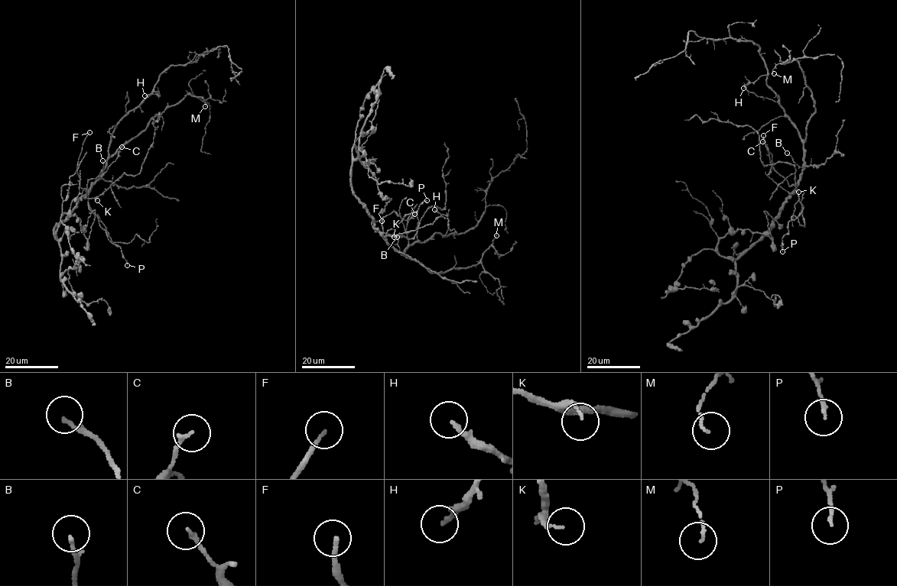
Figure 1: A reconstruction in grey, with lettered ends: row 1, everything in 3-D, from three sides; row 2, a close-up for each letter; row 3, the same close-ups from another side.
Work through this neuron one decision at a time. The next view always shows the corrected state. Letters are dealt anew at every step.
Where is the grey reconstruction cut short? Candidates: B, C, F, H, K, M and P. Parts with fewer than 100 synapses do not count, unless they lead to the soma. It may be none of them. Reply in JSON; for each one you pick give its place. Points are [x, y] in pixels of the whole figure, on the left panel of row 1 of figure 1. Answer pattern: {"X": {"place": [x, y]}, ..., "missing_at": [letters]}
{"F": {"place": [89, 132]}, "missing_at": ["F"]}

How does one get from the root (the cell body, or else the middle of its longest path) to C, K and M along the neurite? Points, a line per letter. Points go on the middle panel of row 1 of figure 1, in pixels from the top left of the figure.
C: (403, 253), (388, 244), (383, 234), (381, 219), (394, 212), (401, 219), (407, 221), (414, 214)
K: (403, 253), (391, 246), (383, 234), (394, 237)
M: (403, 253), (408, 257), (421, 263), (430, 272), (443, 273), (477, 263), (496, 235)

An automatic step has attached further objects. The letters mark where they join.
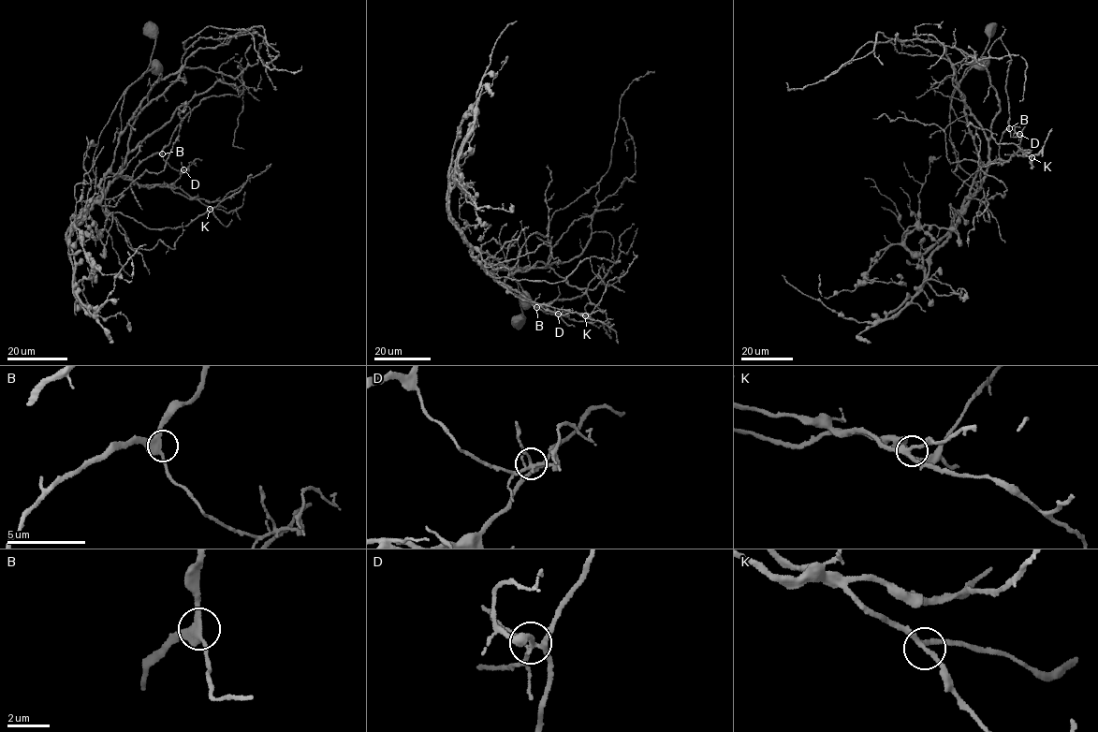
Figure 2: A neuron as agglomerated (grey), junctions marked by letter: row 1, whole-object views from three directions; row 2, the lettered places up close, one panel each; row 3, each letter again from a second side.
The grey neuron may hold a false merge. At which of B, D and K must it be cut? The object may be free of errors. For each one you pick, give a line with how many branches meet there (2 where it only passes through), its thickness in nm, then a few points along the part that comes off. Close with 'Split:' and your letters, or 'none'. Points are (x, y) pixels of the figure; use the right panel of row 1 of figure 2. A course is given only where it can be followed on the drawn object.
D: 5 branches meet; 220 nm thick; foreign part runs (1019, 134), (1006, 129), (998, 159), (982, 164), (953, 65), (889, 41), (870, 41), (802, 89), (785, 82)
Split: D

